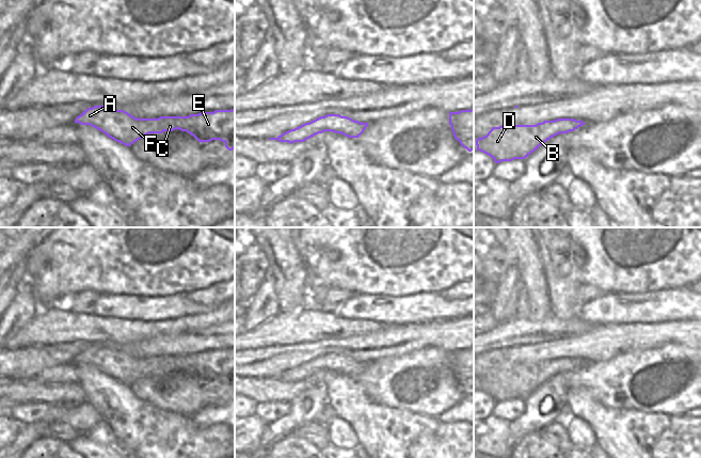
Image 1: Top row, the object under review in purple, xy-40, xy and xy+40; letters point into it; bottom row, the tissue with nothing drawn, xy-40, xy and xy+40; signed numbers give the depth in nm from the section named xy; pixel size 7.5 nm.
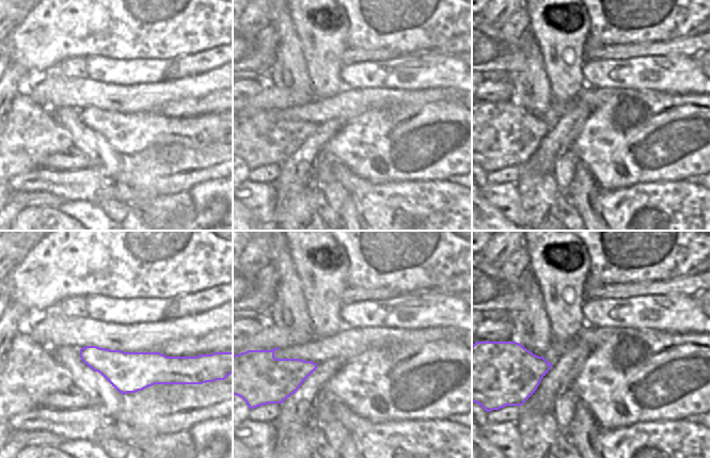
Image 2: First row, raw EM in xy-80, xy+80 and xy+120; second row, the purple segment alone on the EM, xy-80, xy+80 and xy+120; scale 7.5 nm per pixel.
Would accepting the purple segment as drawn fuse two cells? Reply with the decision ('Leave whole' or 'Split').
Leave whole.

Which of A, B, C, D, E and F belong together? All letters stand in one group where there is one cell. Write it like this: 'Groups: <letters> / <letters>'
Groups: A B C D E F.

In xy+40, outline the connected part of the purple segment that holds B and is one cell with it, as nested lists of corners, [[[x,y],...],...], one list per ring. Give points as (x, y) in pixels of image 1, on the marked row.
[[[557,119],[536,125],[506,123],[493,127],[487,136],[478,138],[477,151],[489,155],[496,163],[525,159],[551,138],[574,131],[585,124],[574,119]]]

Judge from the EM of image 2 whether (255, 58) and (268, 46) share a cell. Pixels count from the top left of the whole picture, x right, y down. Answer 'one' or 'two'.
two

